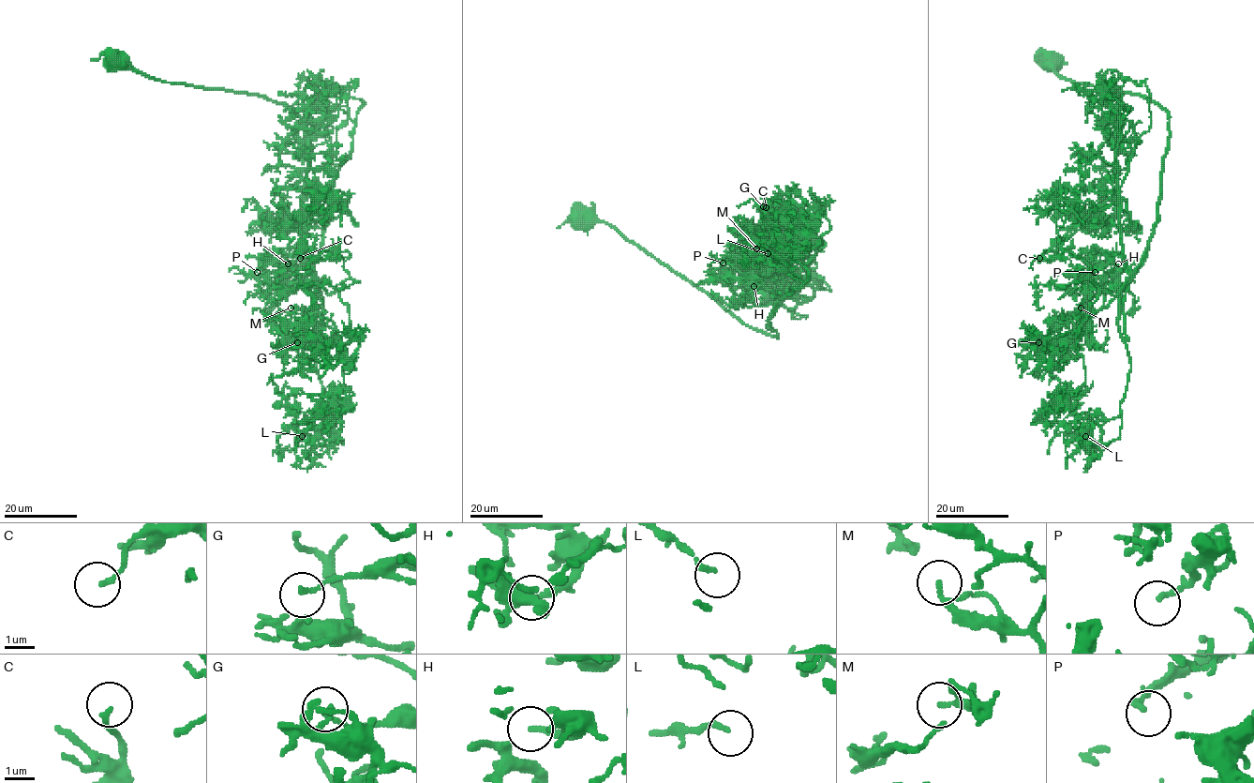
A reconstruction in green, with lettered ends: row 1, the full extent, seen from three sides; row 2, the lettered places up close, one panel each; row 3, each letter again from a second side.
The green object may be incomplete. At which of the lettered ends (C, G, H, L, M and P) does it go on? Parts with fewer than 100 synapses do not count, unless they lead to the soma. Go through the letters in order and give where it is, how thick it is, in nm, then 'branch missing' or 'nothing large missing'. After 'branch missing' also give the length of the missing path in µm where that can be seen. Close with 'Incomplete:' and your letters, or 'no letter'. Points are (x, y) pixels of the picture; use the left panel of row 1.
C: place (300, 258); calibre 160 nm; nothing large missing
G: place (297, 342); calibre 90 nm; nothing large missing
H: place (288, 263); calibre 140 nm; nothing large missing
L: place (302, 436); calibre 170 nm; nothing large missing
M: place (291, 308); calibre 140 nm; nothing large missing
P: place (257, 272); calibre 200 nm; nothing large missing
Incomplete: no letter

